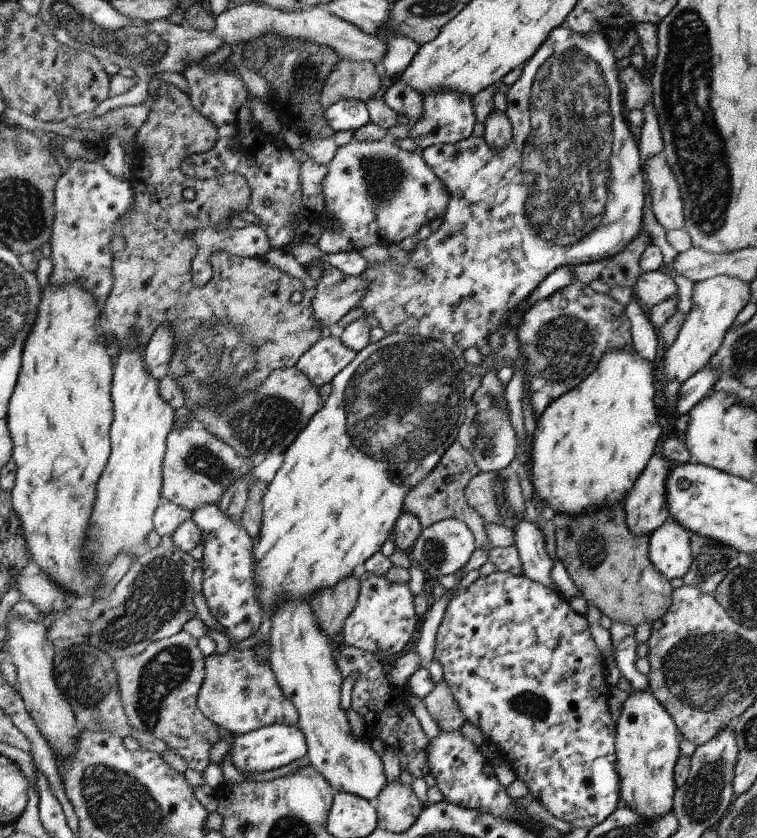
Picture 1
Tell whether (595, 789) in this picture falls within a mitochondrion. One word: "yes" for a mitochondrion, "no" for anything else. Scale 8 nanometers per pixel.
no

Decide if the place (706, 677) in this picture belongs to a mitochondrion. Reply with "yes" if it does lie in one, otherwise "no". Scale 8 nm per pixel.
yes

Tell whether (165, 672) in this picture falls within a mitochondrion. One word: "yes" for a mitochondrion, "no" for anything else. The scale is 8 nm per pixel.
yes

